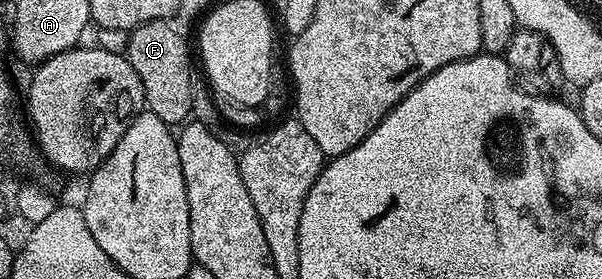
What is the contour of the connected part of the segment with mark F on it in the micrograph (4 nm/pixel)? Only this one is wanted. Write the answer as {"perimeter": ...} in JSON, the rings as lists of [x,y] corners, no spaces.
{"perimeter":[[[162,19],[144,23],[129,32],[129,44],[124,54],[143,85],[145,107],[151,113],[155,113],[155,117],[159,117],[159,121],[170,125],[184,124],[192,116],[189,114],[193,111],[193,63],[189,60],[189,47],[180,34],[184,35],[172,23]]]}

